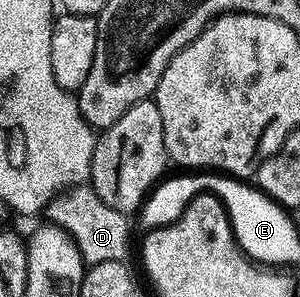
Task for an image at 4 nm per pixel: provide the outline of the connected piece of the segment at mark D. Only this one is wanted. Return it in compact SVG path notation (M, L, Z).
M90 185L74 186L63 191L50 202L43 214L48 223L66 230L86 265L123 262L126 259L129 248L128 217L105 204Z

